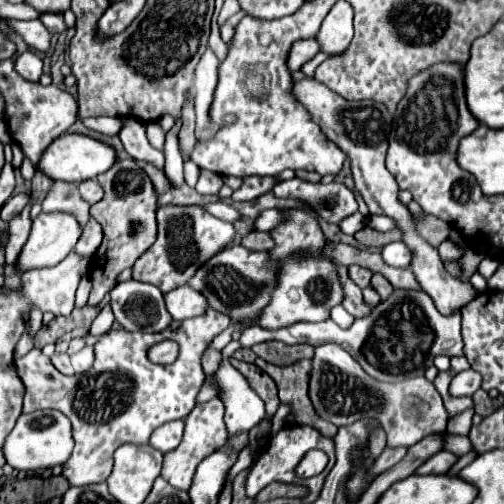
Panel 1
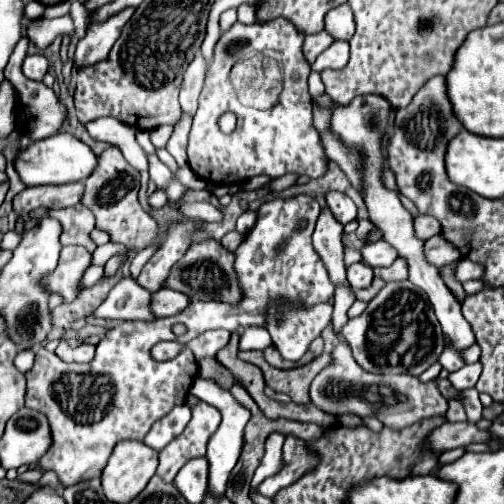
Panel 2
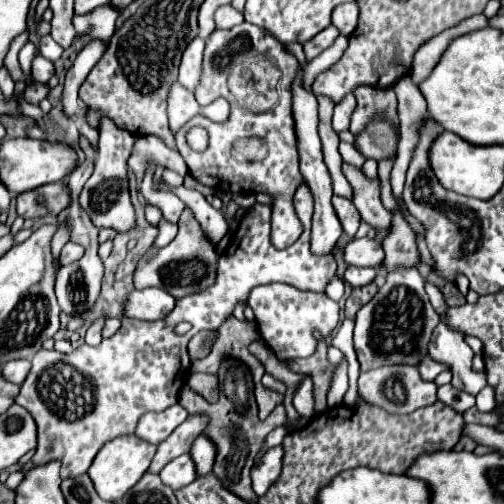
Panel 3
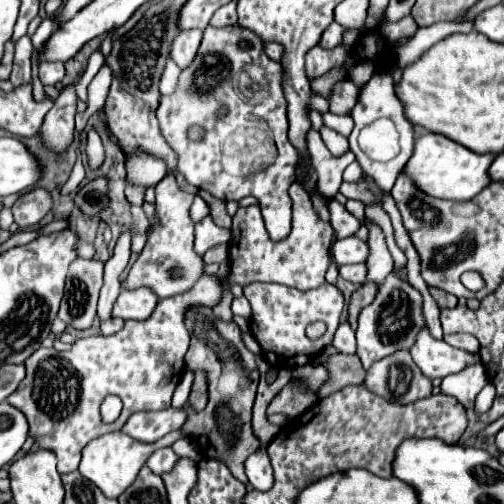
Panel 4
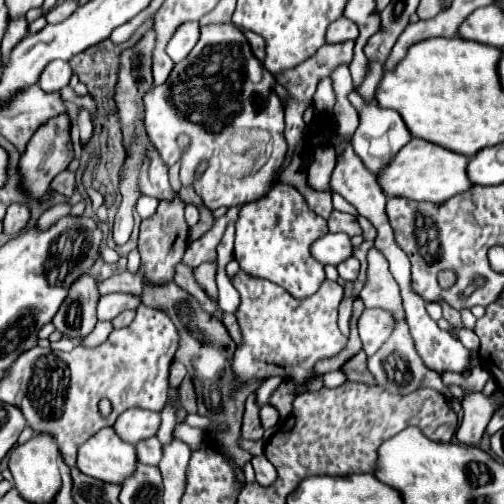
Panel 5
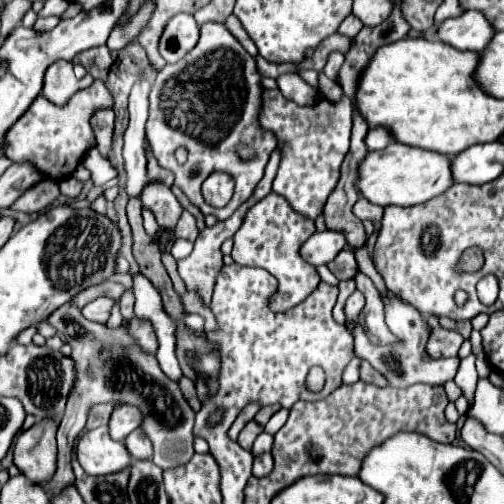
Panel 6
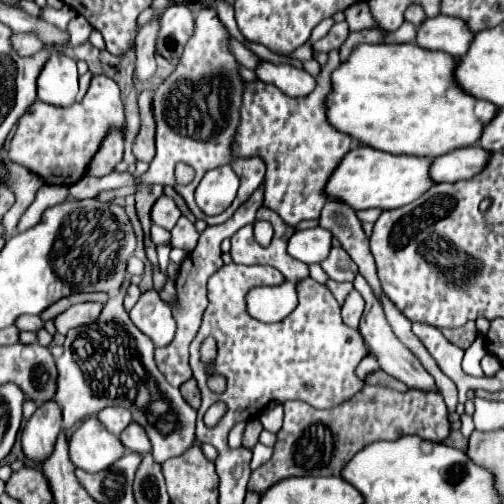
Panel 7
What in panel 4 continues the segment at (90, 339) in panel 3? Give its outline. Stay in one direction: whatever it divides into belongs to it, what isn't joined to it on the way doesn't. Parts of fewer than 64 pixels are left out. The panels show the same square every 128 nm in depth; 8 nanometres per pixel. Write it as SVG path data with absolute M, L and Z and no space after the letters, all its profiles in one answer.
M122 232L118 236L116 248L112 258L104 264L104 286L100 292L100 300L98 300L98 318L100 320L108 320L110 312L112 312L112 304L120 294L120 274L122 270L128 266L128 258L130 258L130 232Z

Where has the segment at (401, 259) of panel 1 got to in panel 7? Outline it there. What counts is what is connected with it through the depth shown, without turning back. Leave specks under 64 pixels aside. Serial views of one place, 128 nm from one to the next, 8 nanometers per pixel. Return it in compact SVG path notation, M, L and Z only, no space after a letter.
M324 228L296 230L288 240L288 254L304 264L322 262L332 248L332 234Z

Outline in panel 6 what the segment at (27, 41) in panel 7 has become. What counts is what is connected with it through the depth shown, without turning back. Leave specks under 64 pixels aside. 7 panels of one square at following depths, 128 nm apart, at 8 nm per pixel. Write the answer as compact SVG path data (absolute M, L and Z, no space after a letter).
M58 16L38 18L38 20L34 22L34 30L36 30L36 32L48 32L48 30L52 30L52 28L54 28L58 22L60 22L60 18L58 18Z

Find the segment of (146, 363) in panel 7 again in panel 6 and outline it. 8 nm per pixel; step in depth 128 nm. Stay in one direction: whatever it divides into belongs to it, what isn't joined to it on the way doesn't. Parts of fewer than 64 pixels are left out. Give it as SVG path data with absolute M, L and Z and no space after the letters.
M64 304L60 306L56 312L52 312L52 316L48 316L48 322L62 334L66 336L66 342L72 346L72 360L76 360L76 388L72 388L72 392L68 394L68 402L66 402L66 410L64 410L64 418L60 422L58 428L58 468L56 474L52 476L50 482L44 484L44 490L54 496L58 494L64 484L72 484L74 482L74 472L70 466L70 456L72 456L72 446L76 442L76 438L80 436L80 432L86 426L86 418L92 406L96 404L104 404L104 402L112 402L116 400L116 404L132 404L136 408L140 408L140 412L144 412L144 432L146 436L152 440L154 446L154 458L152 462L158 464L160 468L174 468L178 464L184 464L192 458L194 454L194 434L192 434L192 426L194 426L194 410L188 406L188 402L184 400L178 382L168 380L168 376L164 376L164 372L160 370L160 364L156 360L156 356L144 356L136 344L132 344L132 336L128 336L128 322L122 322L116 330L108 328L106 324L98 324L98 322L90 322L86 318L82 318L80 308L72 306L72 304Z

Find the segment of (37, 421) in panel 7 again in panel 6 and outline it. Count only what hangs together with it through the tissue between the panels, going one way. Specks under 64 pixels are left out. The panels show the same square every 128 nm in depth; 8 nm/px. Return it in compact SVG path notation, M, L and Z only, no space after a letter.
M38 420L16 440L14 464L34 484L48 482L56 472L56 430L56 420Z

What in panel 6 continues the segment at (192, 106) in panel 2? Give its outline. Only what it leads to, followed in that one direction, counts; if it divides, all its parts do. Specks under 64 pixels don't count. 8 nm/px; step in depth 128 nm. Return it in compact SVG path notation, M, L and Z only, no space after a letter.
M180 12L172 16L172 20L168 20L168 24L164 26L158 52L166 62L174 64L194 48L196 40L198 40L198 24L194 16Z

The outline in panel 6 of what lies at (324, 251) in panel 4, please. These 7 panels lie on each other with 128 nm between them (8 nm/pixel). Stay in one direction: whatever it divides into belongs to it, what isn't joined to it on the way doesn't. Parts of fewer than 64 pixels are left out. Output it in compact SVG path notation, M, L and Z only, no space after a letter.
M272 192L258 204L254 204L252 210L248 210L244 224L234 234L234 262L242 266L258 266L276 276L278 290L270 298L270 308L274 308L274 312L286 312L294 308L316 288L316 284L320 284L316 268L298 254L300 244L304 244L304 240L308 240L308 236L312 236L314 232L316 228L310 218L294 212L282 196Z

